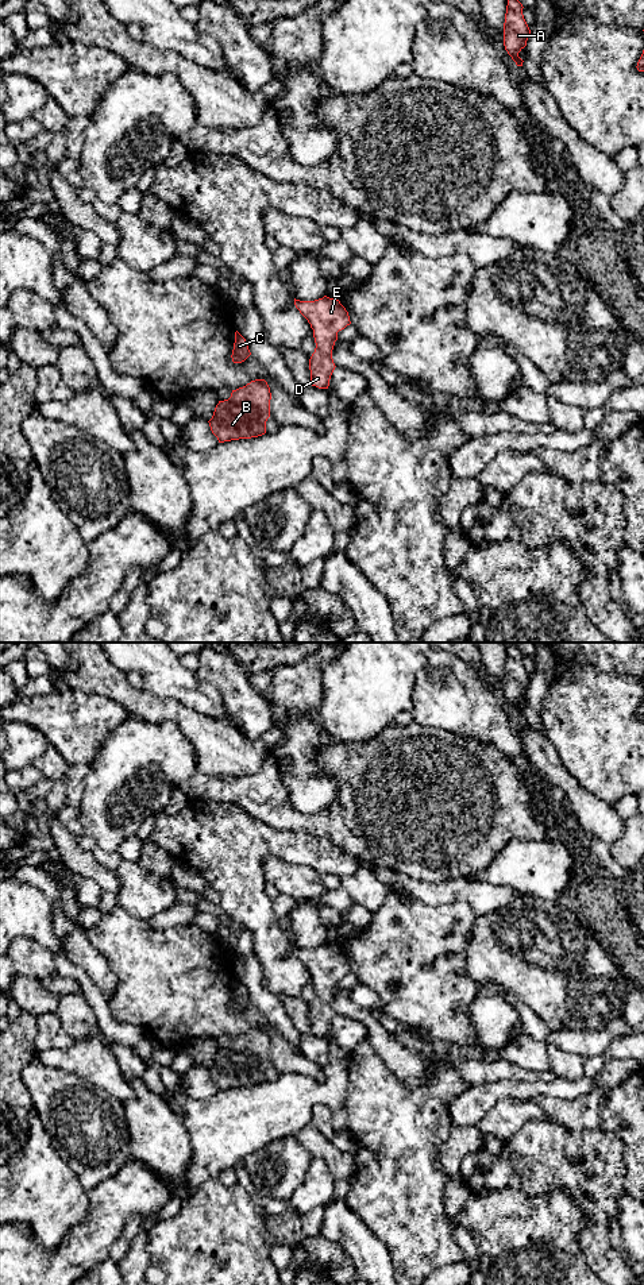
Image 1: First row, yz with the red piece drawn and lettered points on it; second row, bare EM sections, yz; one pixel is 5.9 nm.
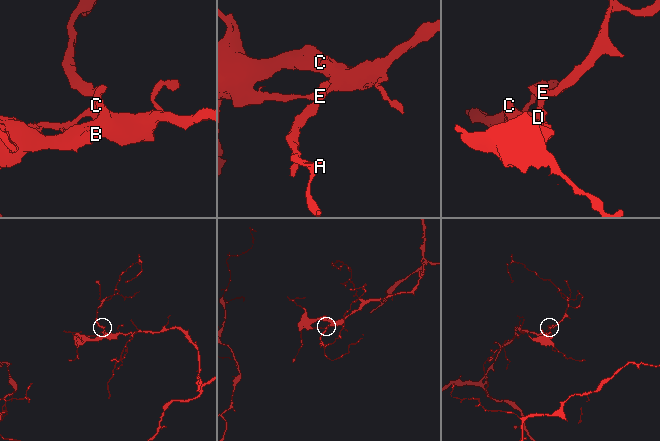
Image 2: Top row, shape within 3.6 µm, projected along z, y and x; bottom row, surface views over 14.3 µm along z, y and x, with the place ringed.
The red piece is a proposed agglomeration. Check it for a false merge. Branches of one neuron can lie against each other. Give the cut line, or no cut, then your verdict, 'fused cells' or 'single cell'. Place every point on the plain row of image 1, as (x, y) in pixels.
no cut; single cell

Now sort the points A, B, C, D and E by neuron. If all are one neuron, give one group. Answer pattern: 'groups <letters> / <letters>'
groups A B C D E

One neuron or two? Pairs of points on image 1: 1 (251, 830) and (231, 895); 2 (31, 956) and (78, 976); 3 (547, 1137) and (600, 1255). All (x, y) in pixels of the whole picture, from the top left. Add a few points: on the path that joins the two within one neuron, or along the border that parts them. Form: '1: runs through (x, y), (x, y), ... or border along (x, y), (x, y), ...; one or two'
1: runs through (235, 846), (235, 879); one
2: border along (53, 954), (57, 971); two
3: runs through (570, 1166), (596, 1192), (597, 1226); one

